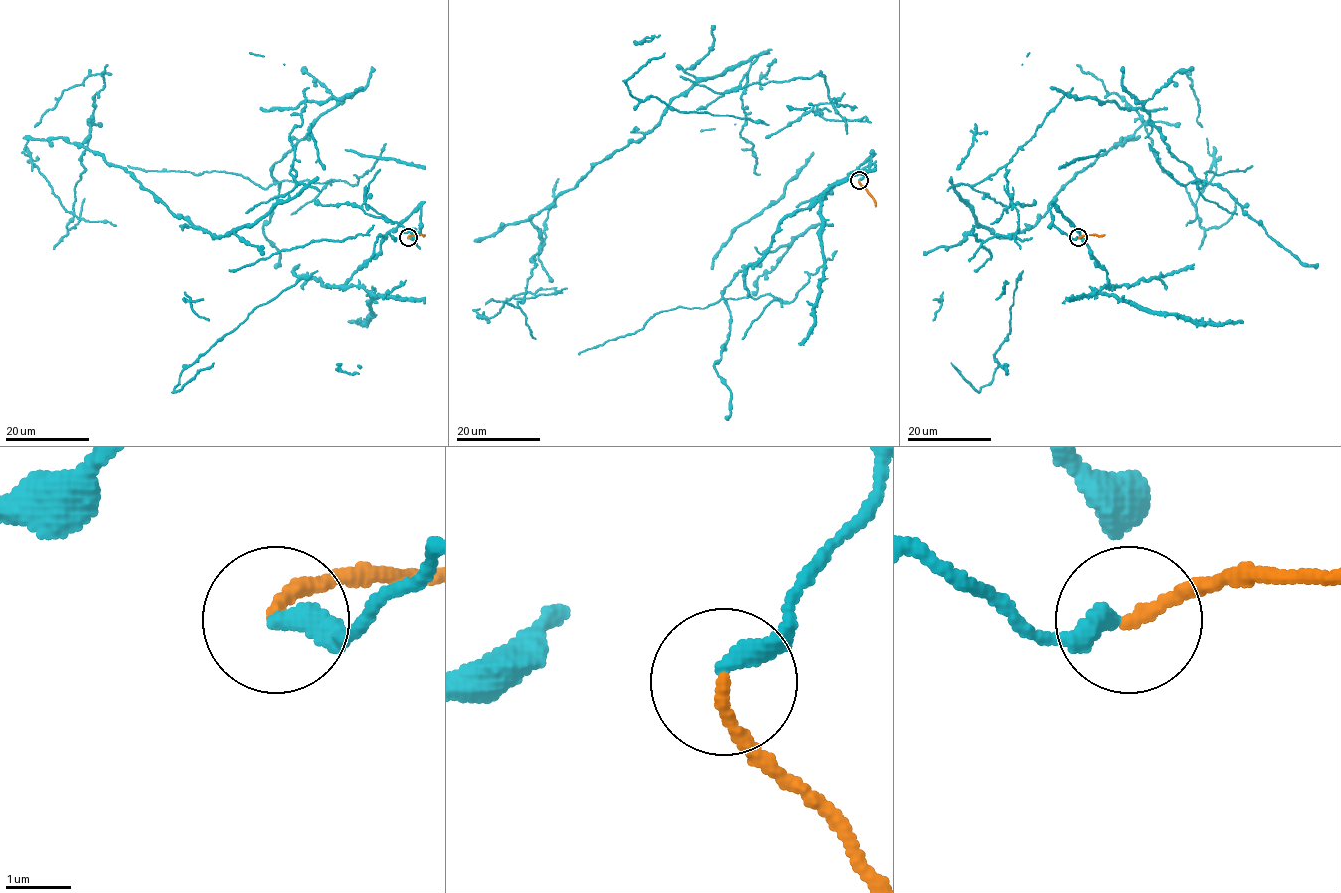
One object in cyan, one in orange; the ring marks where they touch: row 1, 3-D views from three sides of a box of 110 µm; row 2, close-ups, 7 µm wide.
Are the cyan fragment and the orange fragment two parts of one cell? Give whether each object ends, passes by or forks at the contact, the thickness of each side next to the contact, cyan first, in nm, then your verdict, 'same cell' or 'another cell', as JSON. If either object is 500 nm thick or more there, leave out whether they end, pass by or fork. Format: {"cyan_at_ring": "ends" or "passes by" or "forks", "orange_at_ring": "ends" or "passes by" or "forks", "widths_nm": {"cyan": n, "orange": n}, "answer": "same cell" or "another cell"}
{"cyan_at_ring": "ends", "orange_at_ring": "ends", "widths_nm": {"cyan": 340, "orange": 200}, "answer": "another cell"}

